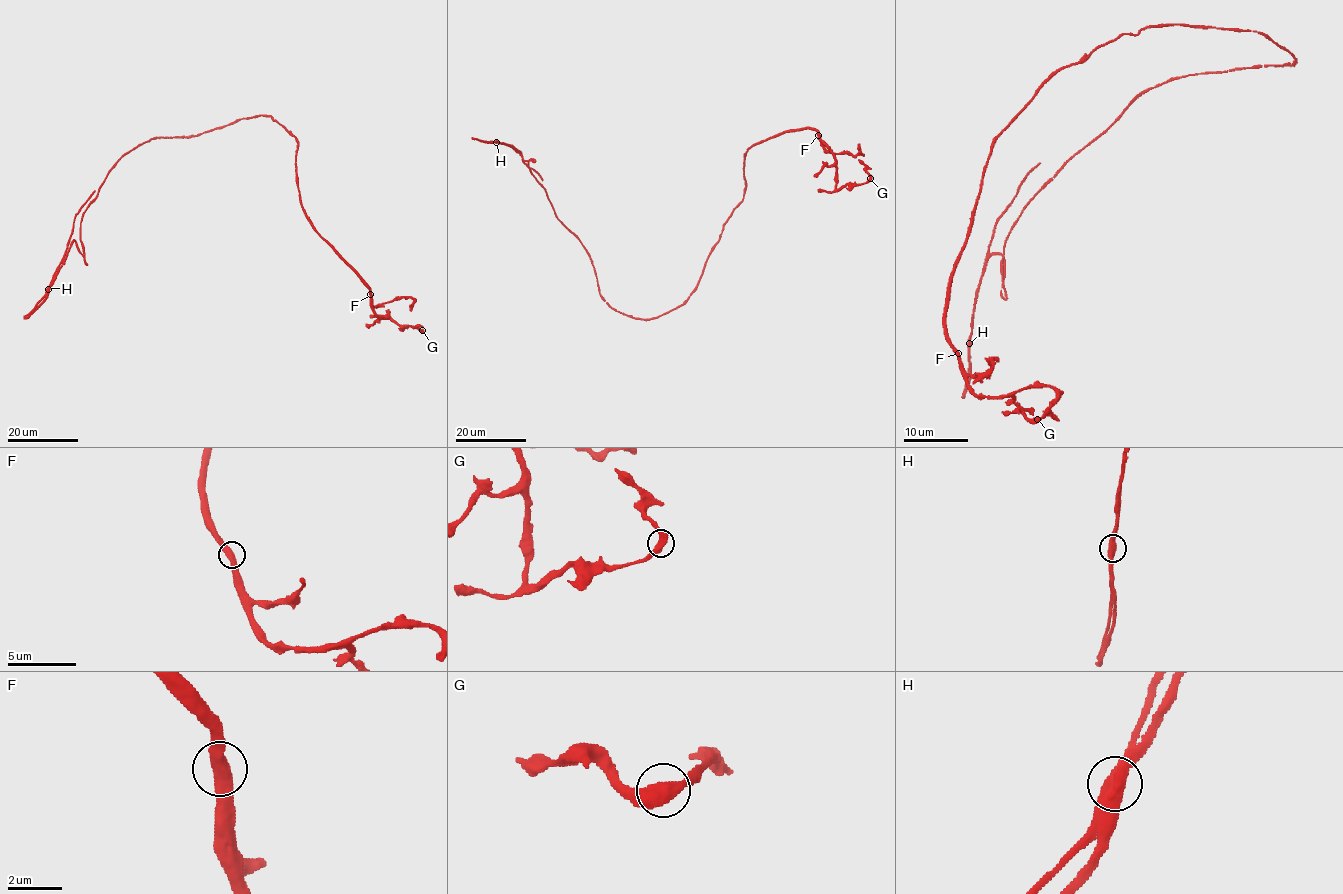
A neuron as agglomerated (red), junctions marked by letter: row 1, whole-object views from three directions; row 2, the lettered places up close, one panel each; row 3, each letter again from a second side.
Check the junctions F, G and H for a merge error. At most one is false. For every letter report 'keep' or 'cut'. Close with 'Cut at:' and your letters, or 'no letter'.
F: keep
G: keep
H: cut
Cut at: H

